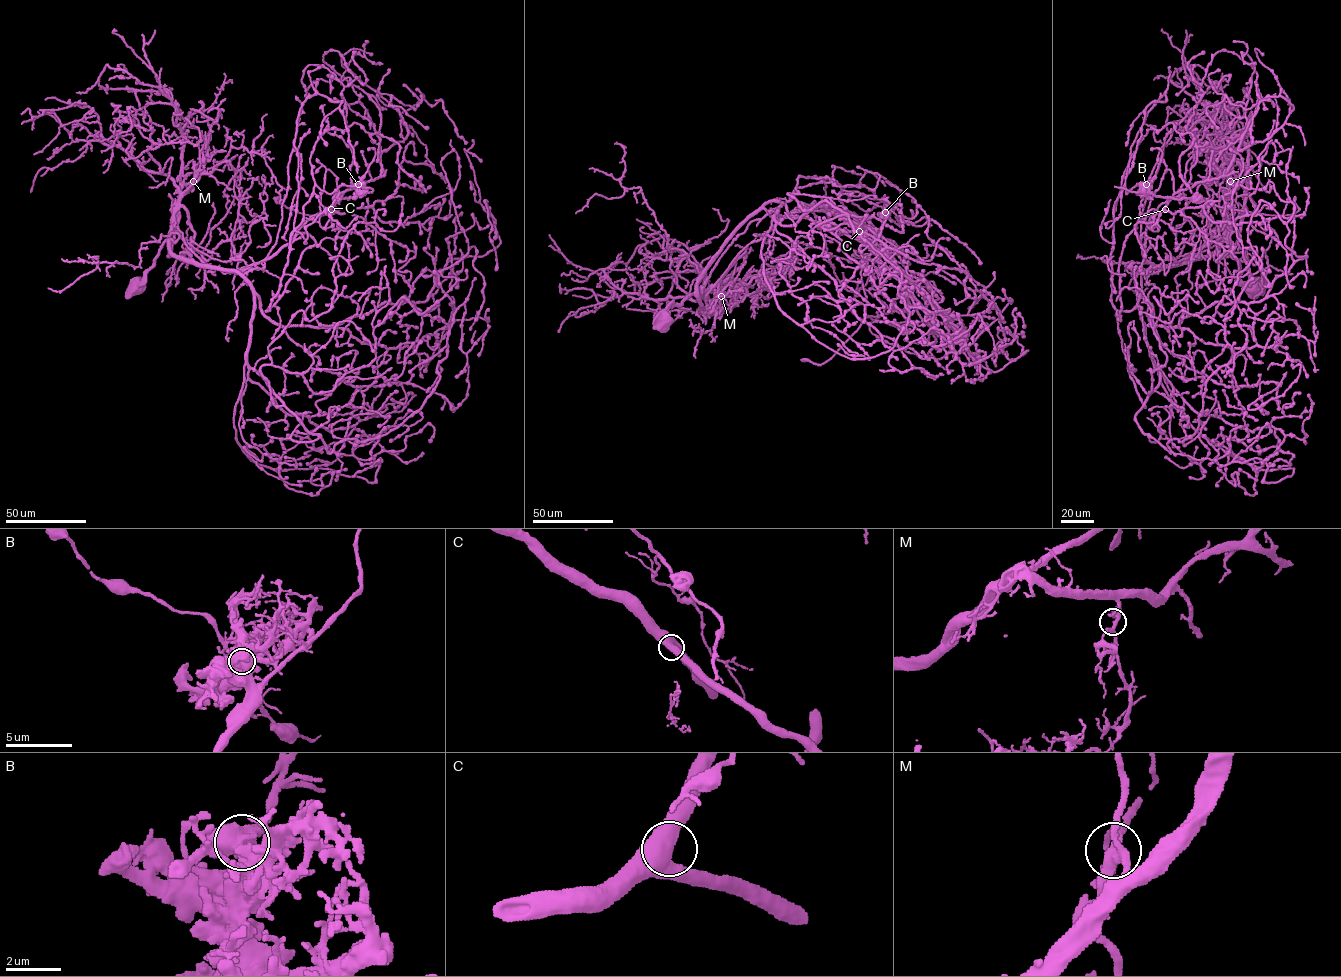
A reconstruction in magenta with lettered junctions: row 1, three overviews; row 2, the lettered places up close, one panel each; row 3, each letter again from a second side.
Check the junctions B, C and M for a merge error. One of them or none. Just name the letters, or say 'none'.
B

